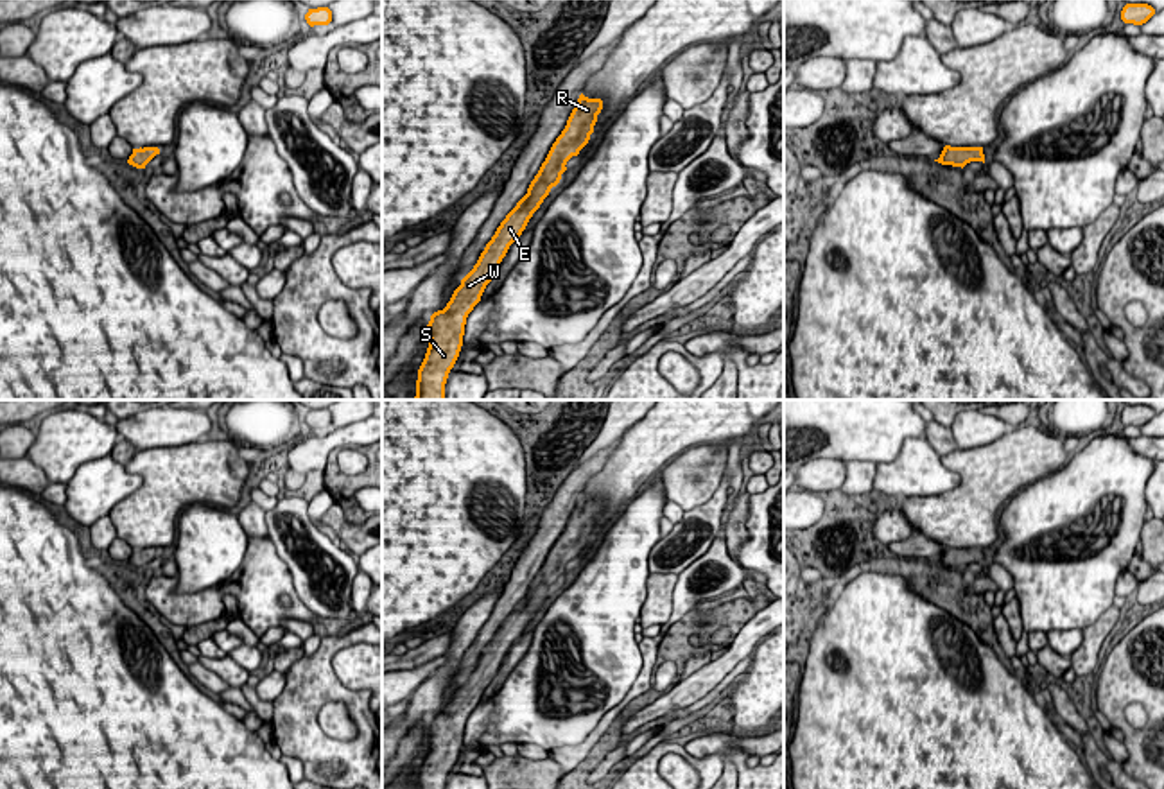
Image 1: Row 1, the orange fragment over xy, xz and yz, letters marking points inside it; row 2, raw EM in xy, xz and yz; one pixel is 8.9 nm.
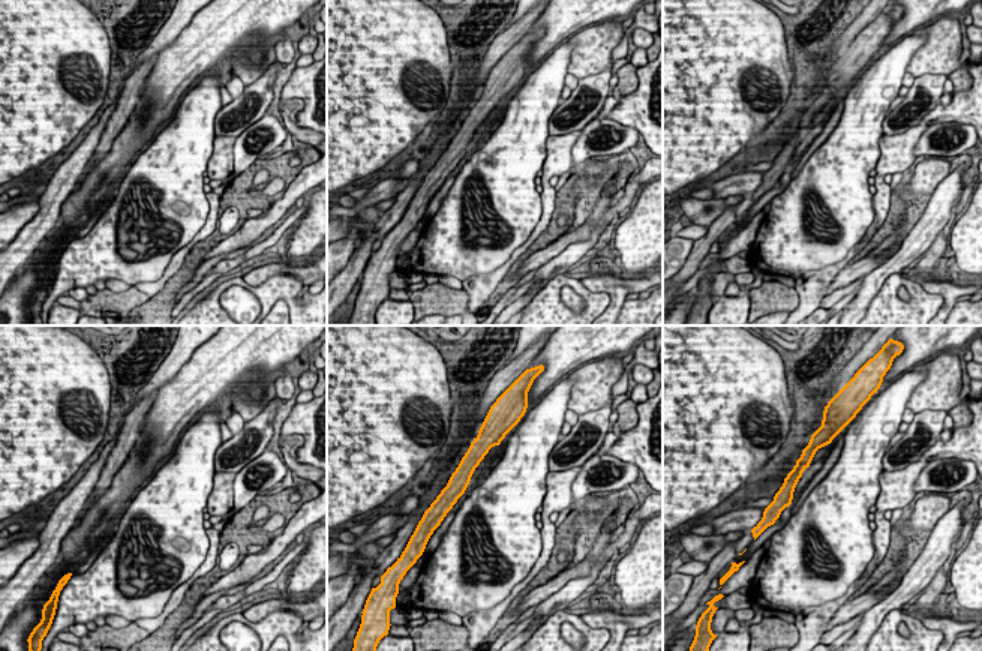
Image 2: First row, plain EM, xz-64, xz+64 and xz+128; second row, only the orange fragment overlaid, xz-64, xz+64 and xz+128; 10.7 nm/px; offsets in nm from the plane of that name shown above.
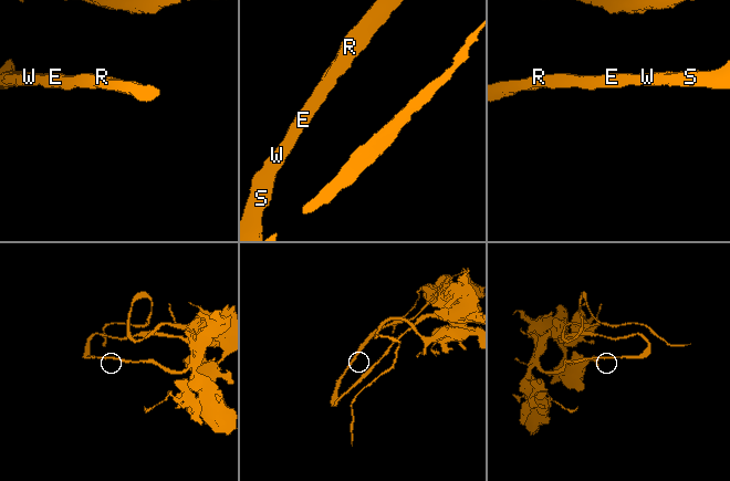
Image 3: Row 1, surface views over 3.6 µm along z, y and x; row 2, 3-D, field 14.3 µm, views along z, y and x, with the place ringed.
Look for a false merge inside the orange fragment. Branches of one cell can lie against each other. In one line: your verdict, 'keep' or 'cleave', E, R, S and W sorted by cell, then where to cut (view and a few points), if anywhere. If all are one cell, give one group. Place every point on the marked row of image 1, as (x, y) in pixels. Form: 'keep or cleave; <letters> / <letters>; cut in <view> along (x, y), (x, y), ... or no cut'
keep; E R S W; no cut

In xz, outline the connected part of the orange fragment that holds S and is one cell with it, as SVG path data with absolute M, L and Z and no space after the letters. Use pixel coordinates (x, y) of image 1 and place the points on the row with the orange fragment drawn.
M579 95L565 129L552 143L527 194L500 222L473 269L454 290L447 307L430 316L427 325L430 342L418 369L414 400L445 400L445 384L459 357L468 314L481 301L486 285L495 276L509 246L522 235L551 188L560 183L561 174L567 170L567 161L578 156L588 143L601 109L601 99Z

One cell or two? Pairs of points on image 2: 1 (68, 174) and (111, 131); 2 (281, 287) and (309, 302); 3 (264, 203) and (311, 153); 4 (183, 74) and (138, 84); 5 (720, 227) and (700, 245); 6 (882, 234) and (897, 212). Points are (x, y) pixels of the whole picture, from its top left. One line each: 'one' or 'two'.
1: two
2: one
3: one
4: two
5: one
6: one

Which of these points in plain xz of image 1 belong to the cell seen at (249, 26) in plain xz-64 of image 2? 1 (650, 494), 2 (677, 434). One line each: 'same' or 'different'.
1: different
2: same

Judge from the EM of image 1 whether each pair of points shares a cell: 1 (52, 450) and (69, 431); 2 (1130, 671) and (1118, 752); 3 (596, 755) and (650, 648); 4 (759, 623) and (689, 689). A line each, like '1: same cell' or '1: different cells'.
1: same cell
2: different cells
3: different cells
4: same cell

